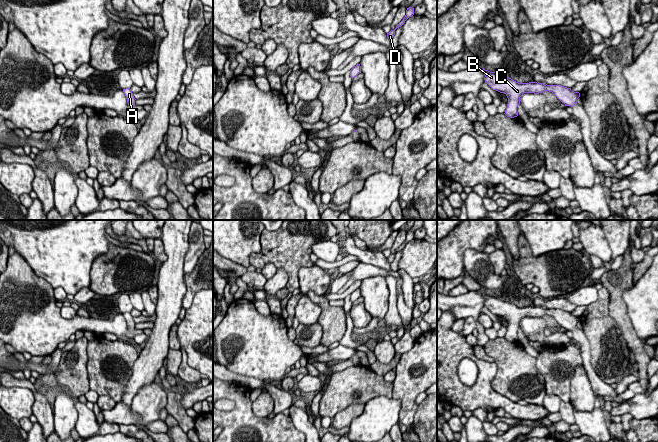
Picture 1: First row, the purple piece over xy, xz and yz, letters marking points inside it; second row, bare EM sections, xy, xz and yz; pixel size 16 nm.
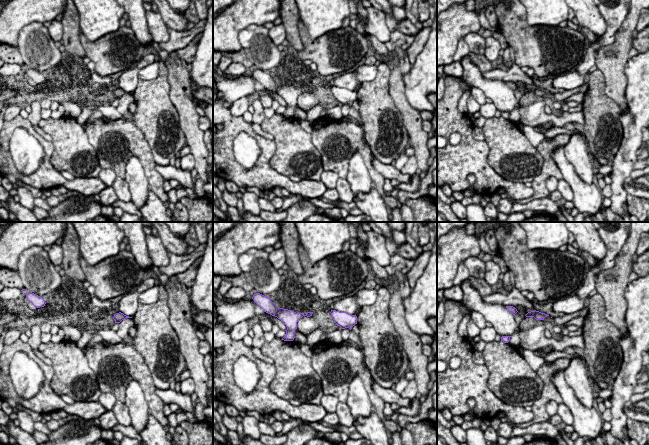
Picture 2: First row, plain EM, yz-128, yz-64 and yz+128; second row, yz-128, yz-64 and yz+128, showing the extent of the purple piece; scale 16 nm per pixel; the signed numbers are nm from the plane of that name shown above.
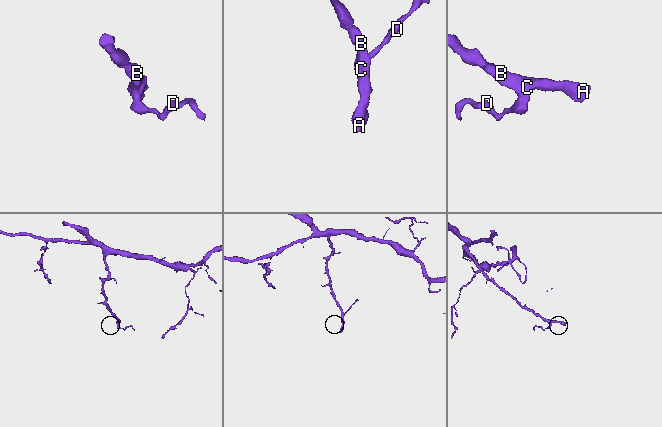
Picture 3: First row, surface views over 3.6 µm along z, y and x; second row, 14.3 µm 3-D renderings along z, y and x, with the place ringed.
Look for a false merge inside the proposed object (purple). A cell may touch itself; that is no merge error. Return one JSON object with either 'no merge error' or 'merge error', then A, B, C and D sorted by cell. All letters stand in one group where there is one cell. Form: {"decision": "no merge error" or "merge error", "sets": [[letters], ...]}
{"decision": "no merge error", "sets": [["A", "B", "C", "D"]]}

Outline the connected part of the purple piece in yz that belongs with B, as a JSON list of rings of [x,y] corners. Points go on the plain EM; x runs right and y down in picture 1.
[[[483,292],[484,304],[493,313],[504,317],[508,322],[508,328],[505,339],[510,342],[518,340],[517,331],[520,328],[520,321],[524,317],[543,317],[544,315],[552,316],[565,330],[573,331],[580,321],[579,316],[574,316],[571,312],[561,309],[544,309],[543,307],[529,306],[518,307],[509,301],[503,301],[495,296],[490,296]]]

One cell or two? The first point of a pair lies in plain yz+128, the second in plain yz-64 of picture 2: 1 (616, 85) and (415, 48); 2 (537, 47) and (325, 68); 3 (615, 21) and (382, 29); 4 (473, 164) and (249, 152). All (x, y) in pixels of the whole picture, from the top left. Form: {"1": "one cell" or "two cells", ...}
{"1": "two cells", "2": "one cell", "3": "two cells", "4": "two cells"}

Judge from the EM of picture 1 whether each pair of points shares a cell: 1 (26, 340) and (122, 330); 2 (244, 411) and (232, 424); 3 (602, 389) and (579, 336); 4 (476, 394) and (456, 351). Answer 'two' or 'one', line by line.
1: one
2: one
3: one
4: one

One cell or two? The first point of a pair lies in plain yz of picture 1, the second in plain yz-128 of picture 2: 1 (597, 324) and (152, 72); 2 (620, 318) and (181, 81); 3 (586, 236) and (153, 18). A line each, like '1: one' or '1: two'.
1: two
2: one
3: one

